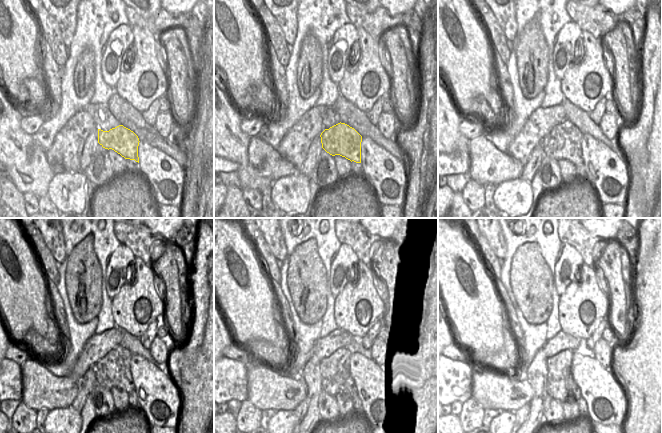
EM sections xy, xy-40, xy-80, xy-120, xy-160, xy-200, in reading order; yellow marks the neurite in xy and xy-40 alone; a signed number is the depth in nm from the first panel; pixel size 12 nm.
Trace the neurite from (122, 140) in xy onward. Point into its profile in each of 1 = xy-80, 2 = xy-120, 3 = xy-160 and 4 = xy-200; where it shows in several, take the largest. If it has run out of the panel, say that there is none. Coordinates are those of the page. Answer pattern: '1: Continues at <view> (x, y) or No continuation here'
1: Continues at xy-80 (564, 141)
2: Continues at xy-120 (113, 371)
3: Continues at xy-160 (335, 370)
4: Continues at xy-200 (561, 386).

